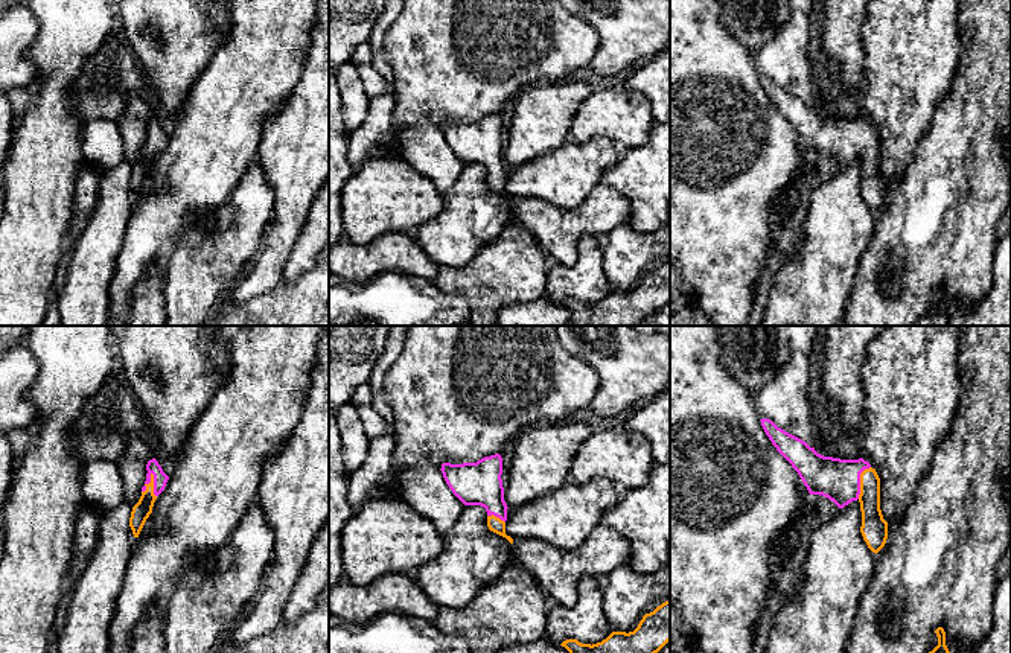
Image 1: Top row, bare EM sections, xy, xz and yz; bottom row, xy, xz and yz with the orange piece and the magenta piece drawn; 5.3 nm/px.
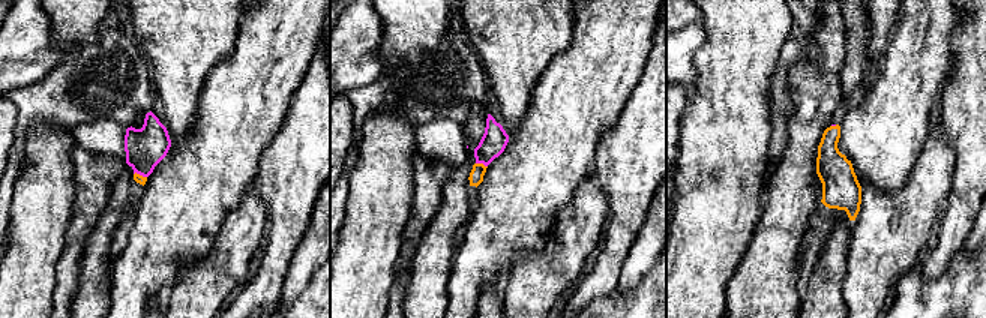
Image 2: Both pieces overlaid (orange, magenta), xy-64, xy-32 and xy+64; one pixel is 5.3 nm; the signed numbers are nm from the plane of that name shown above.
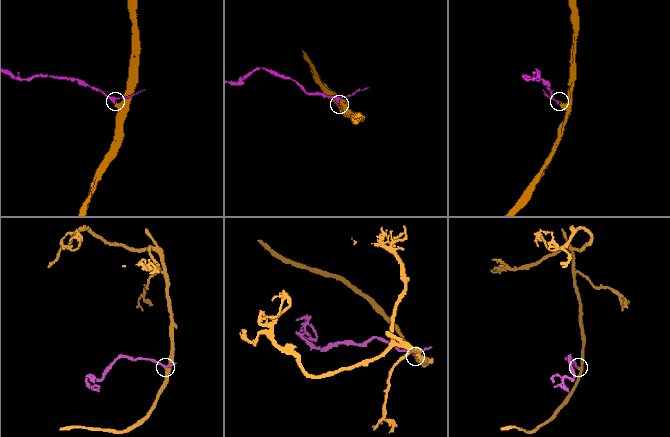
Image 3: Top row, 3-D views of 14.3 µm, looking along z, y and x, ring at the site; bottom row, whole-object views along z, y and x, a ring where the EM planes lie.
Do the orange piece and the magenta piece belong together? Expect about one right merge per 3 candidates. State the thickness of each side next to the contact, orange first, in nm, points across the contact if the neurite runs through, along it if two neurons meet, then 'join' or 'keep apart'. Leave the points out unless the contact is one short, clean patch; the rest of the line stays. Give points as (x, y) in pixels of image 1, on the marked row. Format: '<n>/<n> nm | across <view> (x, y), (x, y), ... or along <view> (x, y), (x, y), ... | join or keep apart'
100/80 nm | across xy (140, 512), (153, 484), (160, 478) | join

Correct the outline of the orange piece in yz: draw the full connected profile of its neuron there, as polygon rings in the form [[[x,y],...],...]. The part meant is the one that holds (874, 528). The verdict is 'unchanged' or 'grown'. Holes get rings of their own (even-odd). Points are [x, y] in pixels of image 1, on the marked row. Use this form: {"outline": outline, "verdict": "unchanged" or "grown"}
{"outline": [[[761,419],[760,422],[772,444],[798,472],[799,478],[802,479],[810,495],[819,496],[822,495],[833,501],[839,508],[844,508],[853,501],[860,502],[862,511],[860,533],[868,548],[877,554],[886,543],[888,522],[883,519],[880,510],[880,478],[875,469],[872,469],[871,464],[863,458],[840,460],[833,457],[824,457],[801,438],[778,428],[772,420]]], "verdict": "grown"}

